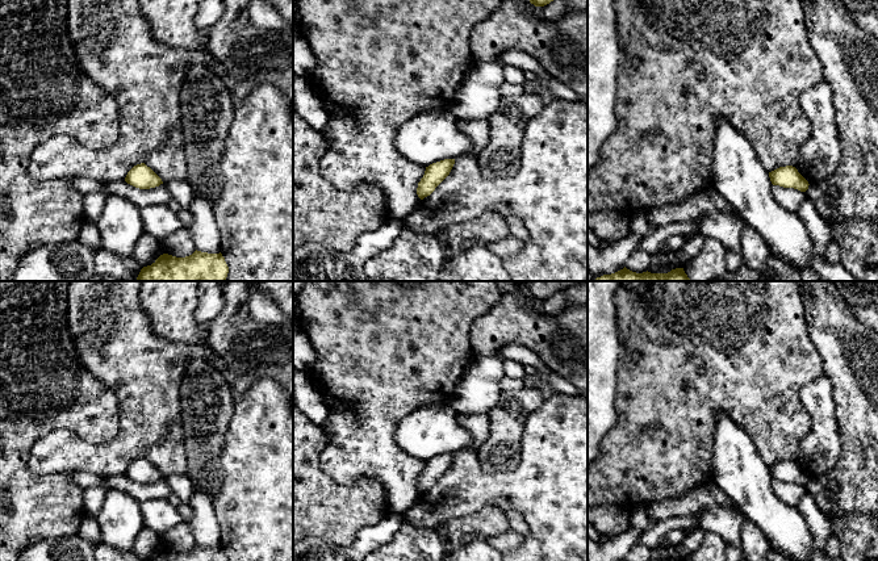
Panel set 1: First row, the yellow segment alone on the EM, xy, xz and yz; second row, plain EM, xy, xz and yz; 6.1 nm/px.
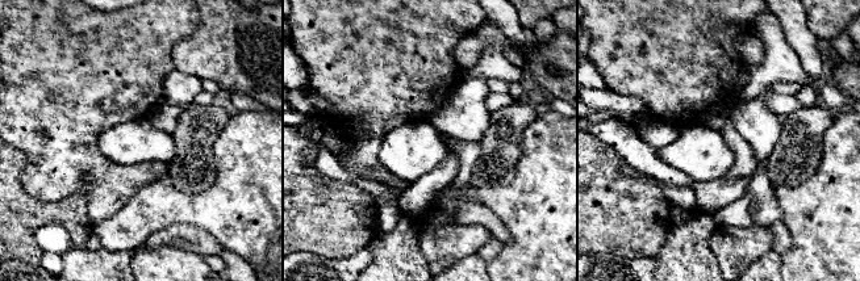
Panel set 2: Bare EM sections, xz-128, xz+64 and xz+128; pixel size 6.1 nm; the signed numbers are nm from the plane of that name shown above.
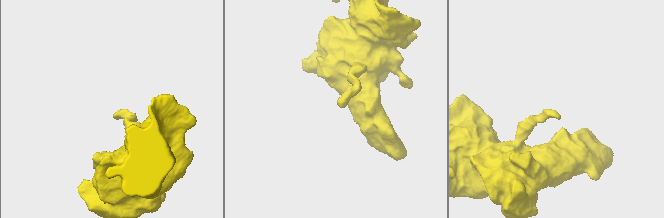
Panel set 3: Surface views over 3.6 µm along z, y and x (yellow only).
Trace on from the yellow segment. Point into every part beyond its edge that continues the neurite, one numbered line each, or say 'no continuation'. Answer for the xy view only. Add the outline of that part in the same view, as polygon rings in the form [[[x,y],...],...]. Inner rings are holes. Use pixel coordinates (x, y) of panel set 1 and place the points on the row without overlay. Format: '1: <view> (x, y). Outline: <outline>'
no continuation

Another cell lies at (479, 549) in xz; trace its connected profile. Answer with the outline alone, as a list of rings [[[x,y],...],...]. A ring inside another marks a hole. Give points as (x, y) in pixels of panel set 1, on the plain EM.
[[[481,537],[446,553],[442,561],[505,561],[503,553]]]

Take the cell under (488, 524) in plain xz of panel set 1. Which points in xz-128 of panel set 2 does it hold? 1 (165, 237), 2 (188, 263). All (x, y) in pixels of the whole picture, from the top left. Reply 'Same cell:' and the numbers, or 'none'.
Same cell: 1

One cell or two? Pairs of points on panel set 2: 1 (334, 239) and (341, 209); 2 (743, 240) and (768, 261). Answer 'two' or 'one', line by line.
1: one
2: two

